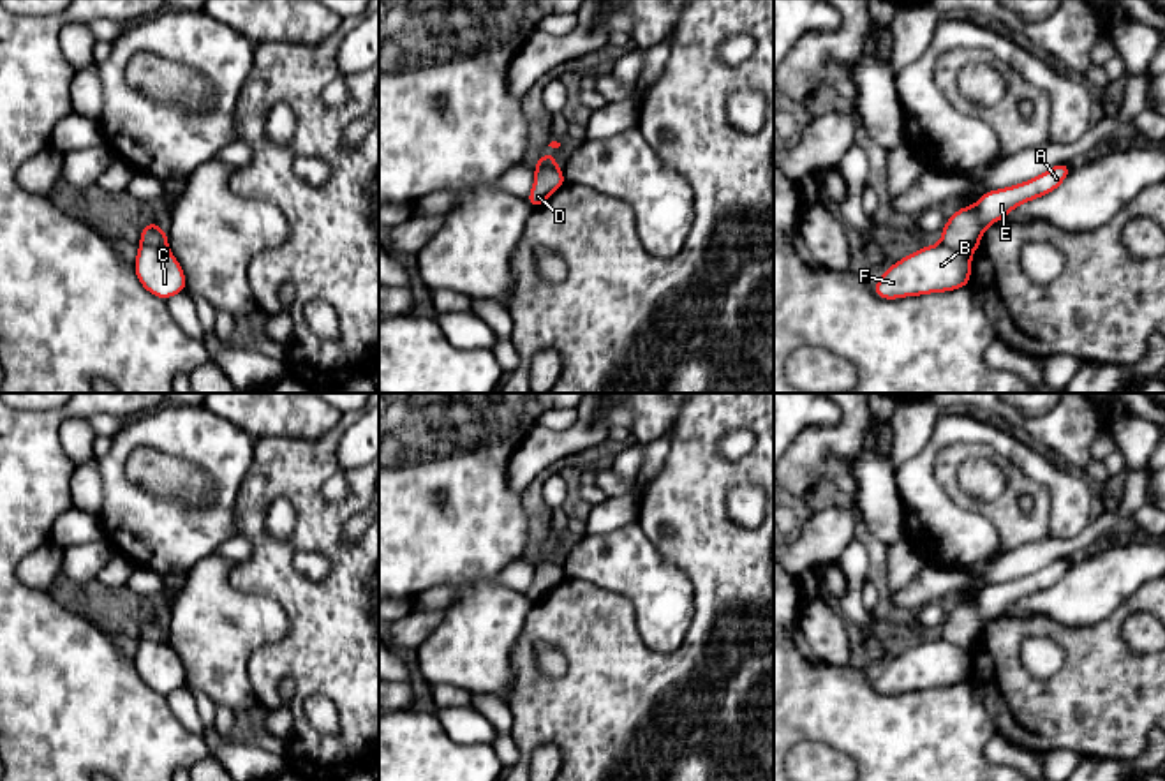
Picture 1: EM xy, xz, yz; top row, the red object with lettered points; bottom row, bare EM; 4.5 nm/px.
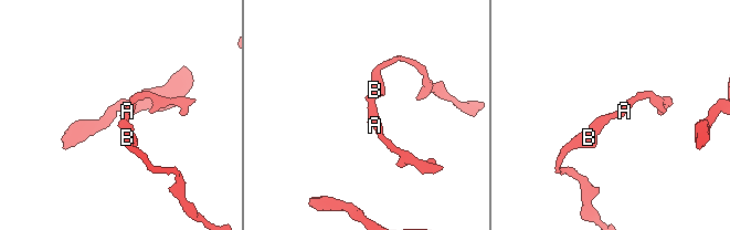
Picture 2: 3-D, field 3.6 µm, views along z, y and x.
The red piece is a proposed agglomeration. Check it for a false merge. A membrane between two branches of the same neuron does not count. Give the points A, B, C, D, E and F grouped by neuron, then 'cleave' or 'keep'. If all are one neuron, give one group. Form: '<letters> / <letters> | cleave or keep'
A D E / B C F | cleave

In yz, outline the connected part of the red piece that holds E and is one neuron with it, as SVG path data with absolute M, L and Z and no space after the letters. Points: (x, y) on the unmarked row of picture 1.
M1063 557L1019 580L987 585L973 601L959 603L945 617L941 638L971 652L992 617L1003 615L1022 598L1050 589L1070 568L1070 557Z

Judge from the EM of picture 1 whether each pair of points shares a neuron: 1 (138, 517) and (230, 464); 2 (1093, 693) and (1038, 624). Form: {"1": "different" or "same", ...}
{"1": "same", "2": "same"}

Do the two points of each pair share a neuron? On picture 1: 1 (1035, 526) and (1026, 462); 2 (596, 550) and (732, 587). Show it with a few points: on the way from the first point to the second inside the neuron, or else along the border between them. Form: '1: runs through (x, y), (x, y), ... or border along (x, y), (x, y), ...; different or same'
1: border along (998, 450), (1047, 490), (1047, 515); different
2: border along (654, 547), (690, 580), (693, 616); different

